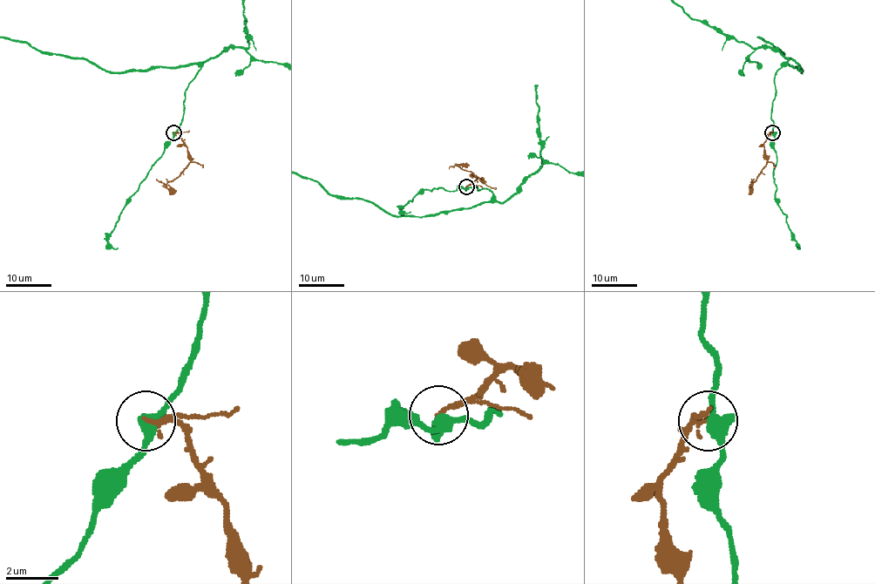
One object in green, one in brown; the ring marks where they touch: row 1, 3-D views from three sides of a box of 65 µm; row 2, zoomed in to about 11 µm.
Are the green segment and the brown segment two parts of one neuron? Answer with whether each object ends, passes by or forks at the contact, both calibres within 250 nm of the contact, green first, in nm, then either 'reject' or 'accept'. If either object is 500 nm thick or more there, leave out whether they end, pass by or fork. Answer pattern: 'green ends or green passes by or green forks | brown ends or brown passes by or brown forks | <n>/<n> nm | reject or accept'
green passes by | brown ends | 440/190 nm | reject

